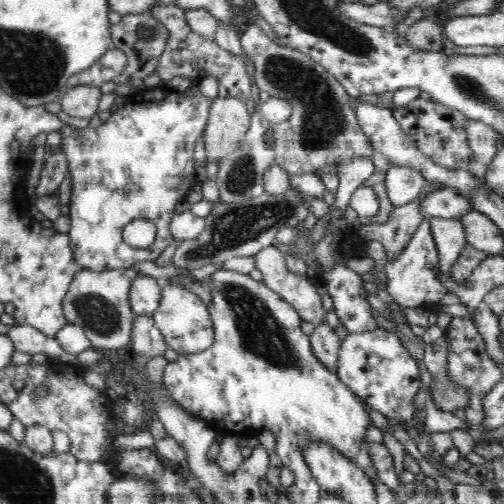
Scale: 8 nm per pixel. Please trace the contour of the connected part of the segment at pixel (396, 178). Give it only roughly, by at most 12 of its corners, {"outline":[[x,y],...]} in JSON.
{"outline":[[408,166],[391,167],[385,180],[390,204],[404,206],[426,182]]}

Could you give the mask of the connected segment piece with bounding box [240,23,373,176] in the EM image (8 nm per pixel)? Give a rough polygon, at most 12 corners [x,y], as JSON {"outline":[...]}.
{"outline":[[243,26],[244,56],[292,116],[271,126],[294,176],[372,160],[336,77]]}

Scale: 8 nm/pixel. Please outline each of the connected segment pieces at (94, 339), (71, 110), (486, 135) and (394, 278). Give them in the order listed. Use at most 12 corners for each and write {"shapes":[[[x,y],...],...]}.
{"shapes":[[[81,270],[63,298],[92,348],[130,342],[129,290],[142,273]],[[70,87],[60,98],[70,117],[90,120],[98,113],[100,87]],[[482,120],[465,125],[470,175],[484,180],[497,156],[497,133]],[[428,219],[415,228],[385,287],[400,307],[442,301],[439,255]]]}

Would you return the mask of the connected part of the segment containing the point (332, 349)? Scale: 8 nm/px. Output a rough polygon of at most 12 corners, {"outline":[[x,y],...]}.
{"outline":[[326,320],[309,336],[322,365],[337,370],[340,338]]}

